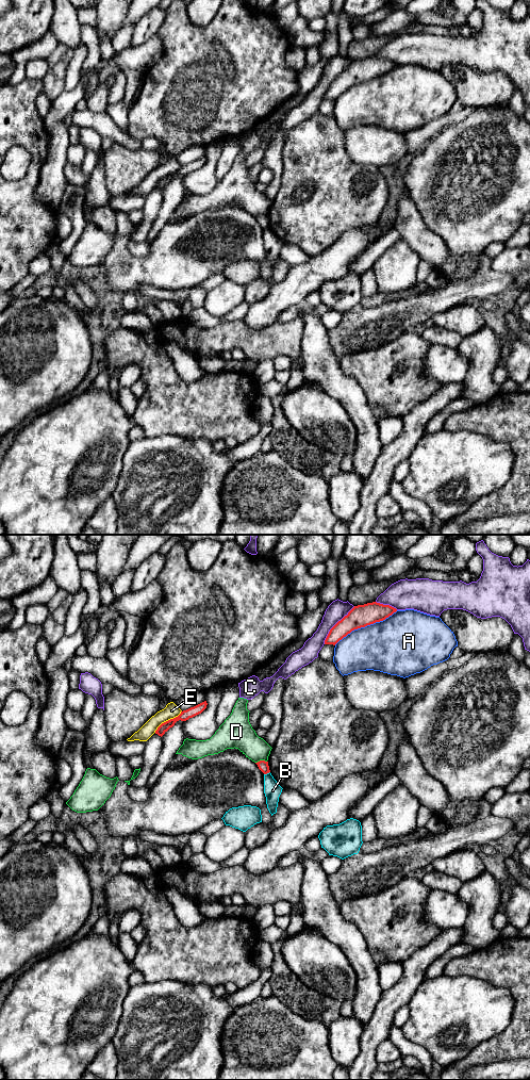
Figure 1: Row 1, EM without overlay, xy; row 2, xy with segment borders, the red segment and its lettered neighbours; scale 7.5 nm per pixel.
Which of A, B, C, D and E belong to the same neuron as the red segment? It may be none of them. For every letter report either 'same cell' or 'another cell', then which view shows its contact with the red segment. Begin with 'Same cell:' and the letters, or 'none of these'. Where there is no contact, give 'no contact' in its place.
Same cell: none of these
A: another cell; contact in xy
B: another cell; contact in xy
C: another cell; contact in xy
D: another cell; contact in xy
E: another cell; contact in xy

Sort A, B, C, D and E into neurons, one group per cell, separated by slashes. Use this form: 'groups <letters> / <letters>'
groups A / B / C / D / E

